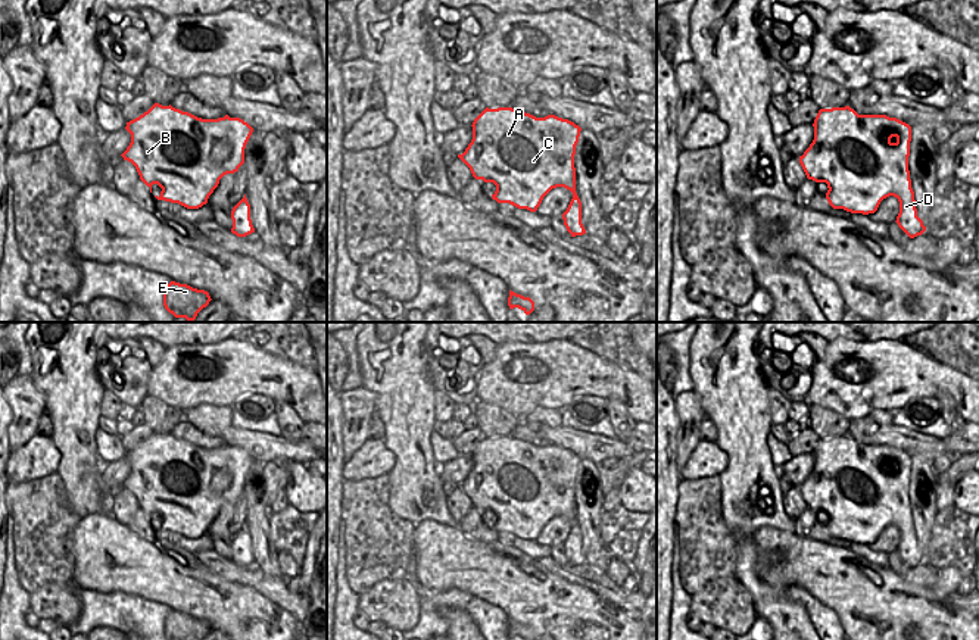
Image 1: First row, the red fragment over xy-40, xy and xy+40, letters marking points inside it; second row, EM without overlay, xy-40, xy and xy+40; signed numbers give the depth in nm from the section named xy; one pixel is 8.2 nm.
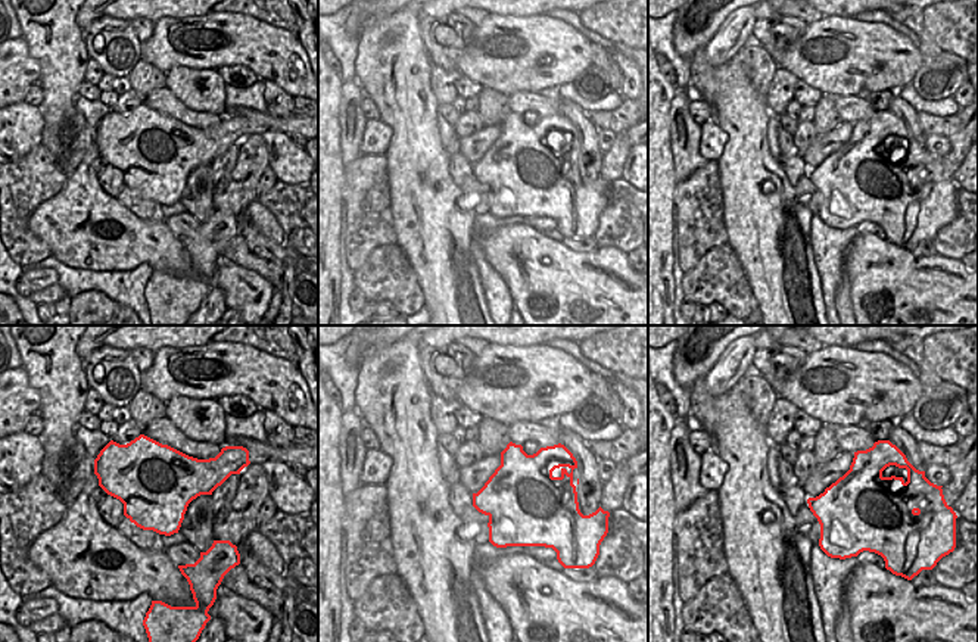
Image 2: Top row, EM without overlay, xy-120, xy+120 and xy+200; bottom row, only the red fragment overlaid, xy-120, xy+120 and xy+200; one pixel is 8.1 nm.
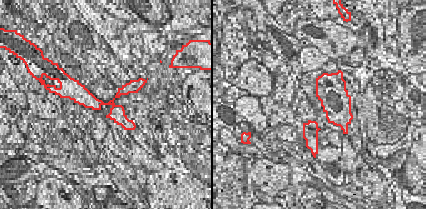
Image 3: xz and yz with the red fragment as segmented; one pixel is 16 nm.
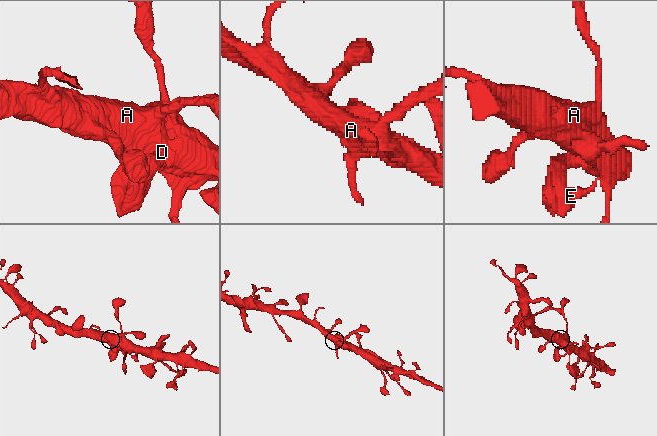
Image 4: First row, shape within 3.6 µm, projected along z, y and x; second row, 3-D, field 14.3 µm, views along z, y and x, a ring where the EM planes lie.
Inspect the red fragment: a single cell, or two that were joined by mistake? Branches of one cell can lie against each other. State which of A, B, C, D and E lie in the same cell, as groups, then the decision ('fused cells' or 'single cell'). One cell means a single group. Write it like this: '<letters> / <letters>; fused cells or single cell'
A B C D E; single cell

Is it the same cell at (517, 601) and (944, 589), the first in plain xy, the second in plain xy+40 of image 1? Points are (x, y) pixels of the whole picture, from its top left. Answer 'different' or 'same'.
same

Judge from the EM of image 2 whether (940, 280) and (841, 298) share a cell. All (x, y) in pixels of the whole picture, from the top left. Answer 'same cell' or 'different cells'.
different cells

